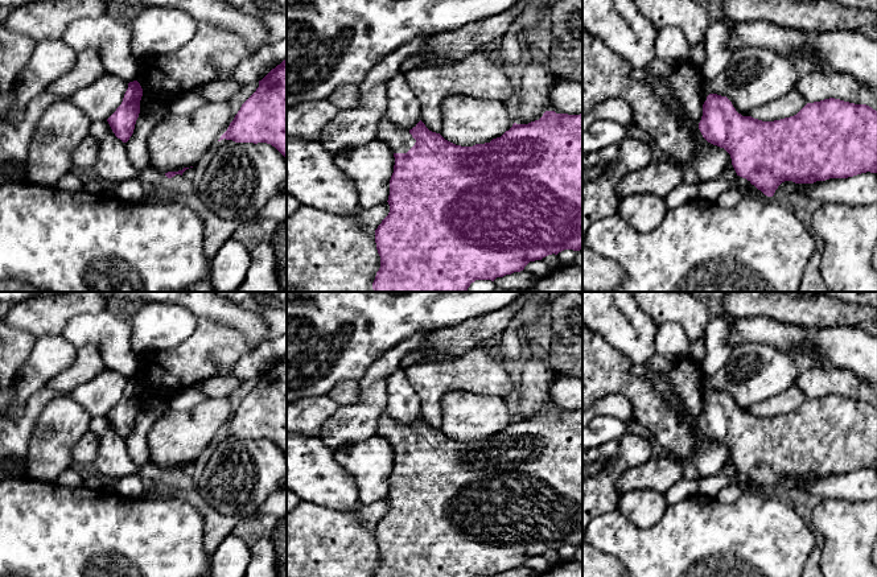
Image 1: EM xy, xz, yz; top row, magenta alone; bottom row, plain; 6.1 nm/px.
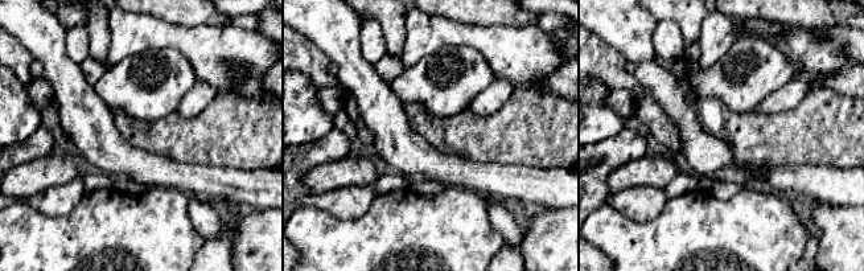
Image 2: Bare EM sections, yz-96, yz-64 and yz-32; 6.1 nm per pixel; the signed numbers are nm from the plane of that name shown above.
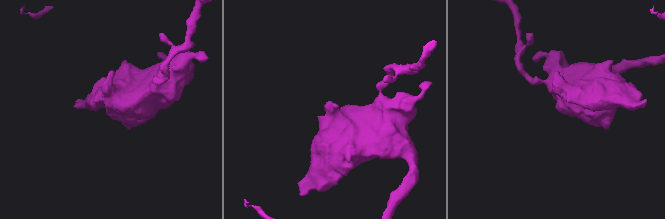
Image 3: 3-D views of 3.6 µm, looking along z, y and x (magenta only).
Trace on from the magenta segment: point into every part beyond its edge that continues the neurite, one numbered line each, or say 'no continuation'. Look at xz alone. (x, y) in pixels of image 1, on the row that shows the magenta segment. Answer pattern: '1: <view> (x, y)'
1: xz (398, 139)

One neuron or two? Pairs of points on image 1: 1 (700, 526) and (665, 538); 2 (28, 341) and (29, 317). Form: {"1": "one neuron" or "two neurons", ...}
{"1": "one neuron", "2": "two neurons"}

